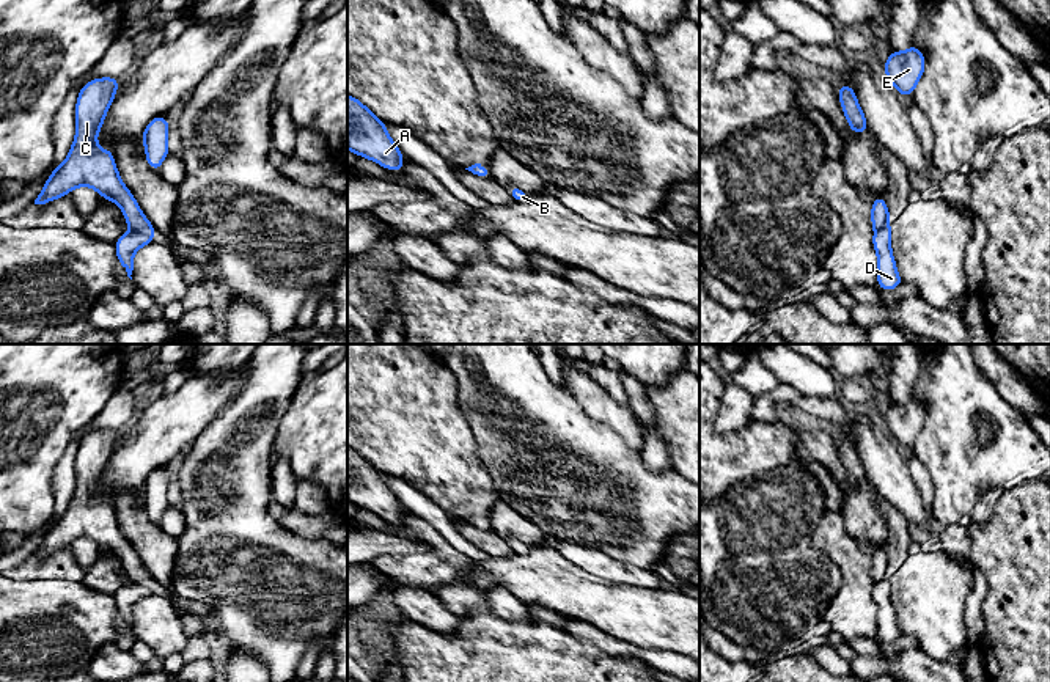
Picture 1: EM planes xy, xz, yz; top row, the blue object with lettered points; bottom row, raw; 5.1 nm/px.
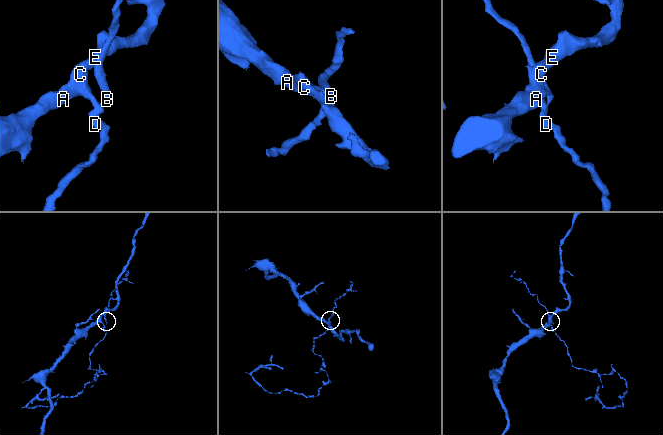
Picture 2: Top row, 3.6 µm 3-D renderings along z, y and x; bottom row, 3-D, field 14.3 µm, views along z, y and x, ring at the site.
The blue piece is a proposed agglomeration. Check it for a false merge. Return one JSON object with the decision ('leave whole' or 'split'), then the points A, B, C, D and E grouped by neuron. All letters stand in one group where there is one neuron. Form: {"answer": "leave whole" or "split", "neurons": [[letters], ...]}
{"answer": "leave whole", "neurons": [["A", "B", "C", "D", "E"]]}

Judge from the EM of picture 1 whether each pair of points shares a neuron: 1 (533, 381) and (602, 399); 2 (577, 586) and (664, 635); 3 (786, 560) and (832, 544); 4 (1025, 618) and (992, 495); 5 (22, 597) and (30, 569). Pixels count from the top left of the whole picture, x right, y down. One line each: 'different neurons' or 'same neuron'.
1: different neurons
2: same neuron
3: different neurons
4: different neurons
5: different neurons

